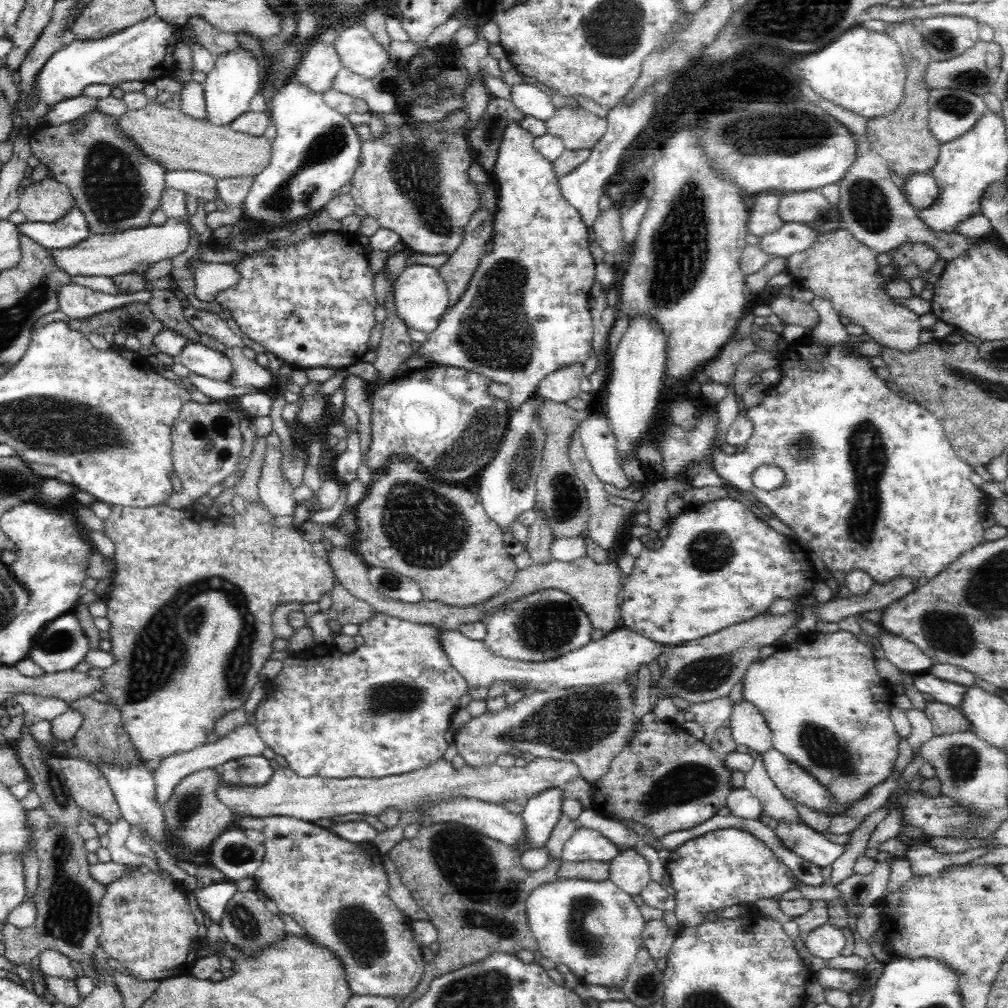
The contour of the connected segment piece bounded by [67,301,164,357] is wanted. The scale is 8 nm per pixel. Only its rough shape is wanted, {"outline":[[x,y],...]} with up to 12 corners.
{"outline":[[131,302],[88,318],[70,319],[70,327],[136,336],[139,354],[163,324],[147,302]]}

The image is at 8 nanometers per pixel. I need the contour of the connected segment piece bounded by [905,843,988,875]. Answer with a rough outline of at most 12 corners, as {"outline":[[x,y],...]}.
{"outline":[[929,844],[908,848],[905,858],[912,874],[944,870],[972,862],[987,853],[938,853]]}

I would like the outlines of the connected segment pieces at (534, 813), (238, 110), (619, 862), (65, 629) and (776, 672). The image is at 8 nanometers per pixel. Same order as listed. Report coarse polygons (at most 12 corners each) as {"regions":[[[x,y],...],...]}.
{"regions":[[[559,788],[523,803],[524,833],[511,851],[545,846],[563,813]],[[218,56],[202,86],[208,122],[235,126],[261,92],[256,57]],[[626,850],[609,879],[635,896],[651,881],[644,854]],[[72,612],[27,654],[45,673],[73,671],[89,651]],[[838,630],[755,660],[773,747],[852,807],[892,775],[896,695]]]}

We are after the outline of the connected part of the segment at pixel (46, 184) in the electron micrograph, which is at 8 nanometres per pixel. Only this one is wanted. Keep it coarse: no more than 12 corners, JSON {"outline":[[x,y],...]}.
{"outline":[[51,178],[19,195],[28,222],[60,220],[74,205],[68,186]]}

